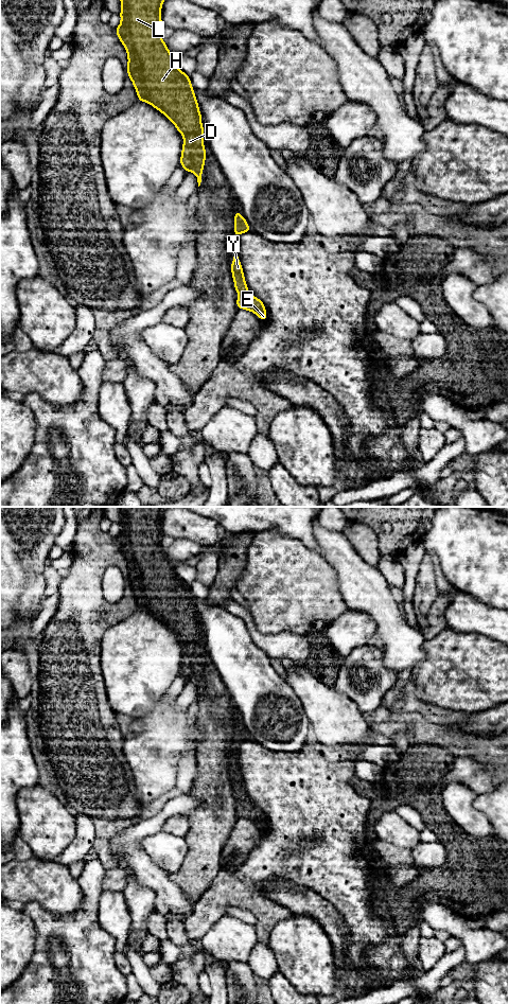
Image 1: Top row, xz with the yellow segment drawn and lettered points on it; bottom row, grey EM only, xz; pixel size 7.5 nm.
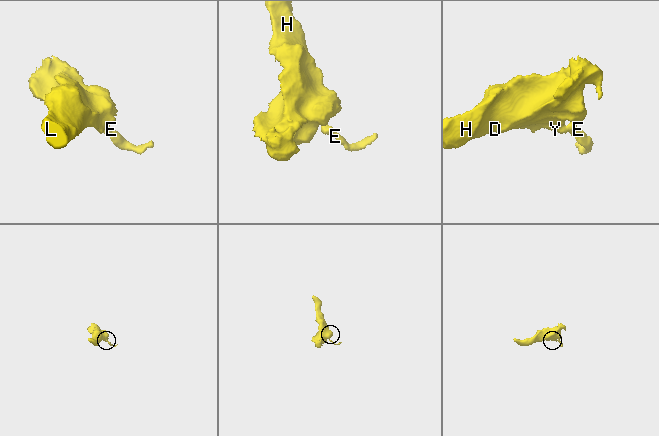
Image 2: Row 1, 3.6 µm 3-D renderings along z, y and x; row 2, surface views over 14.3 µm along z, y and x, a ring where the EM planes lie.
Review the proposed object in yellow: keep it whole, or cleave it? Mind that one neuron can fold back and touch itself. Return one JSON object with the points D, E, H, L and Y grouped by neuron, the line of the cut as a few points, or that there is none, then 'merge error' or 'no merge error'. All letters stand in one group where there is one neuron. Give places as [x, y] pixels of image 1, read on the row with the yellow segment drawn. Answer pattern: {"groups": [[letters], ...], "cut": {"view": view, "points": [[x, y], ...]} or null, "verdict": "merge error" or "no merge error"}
{"groups": [["D", "E", "H", "L", "Y"]], "cut": null, "verdict": "no merge error"}

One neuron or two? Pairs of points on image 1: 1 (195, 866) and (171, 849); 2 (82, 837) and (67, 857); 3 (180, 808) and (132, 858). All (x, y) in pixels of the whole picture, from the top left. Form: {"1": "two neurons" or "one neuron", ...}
{"1": "two neurons", "2": "one neuron", "3": "one neuron"}

